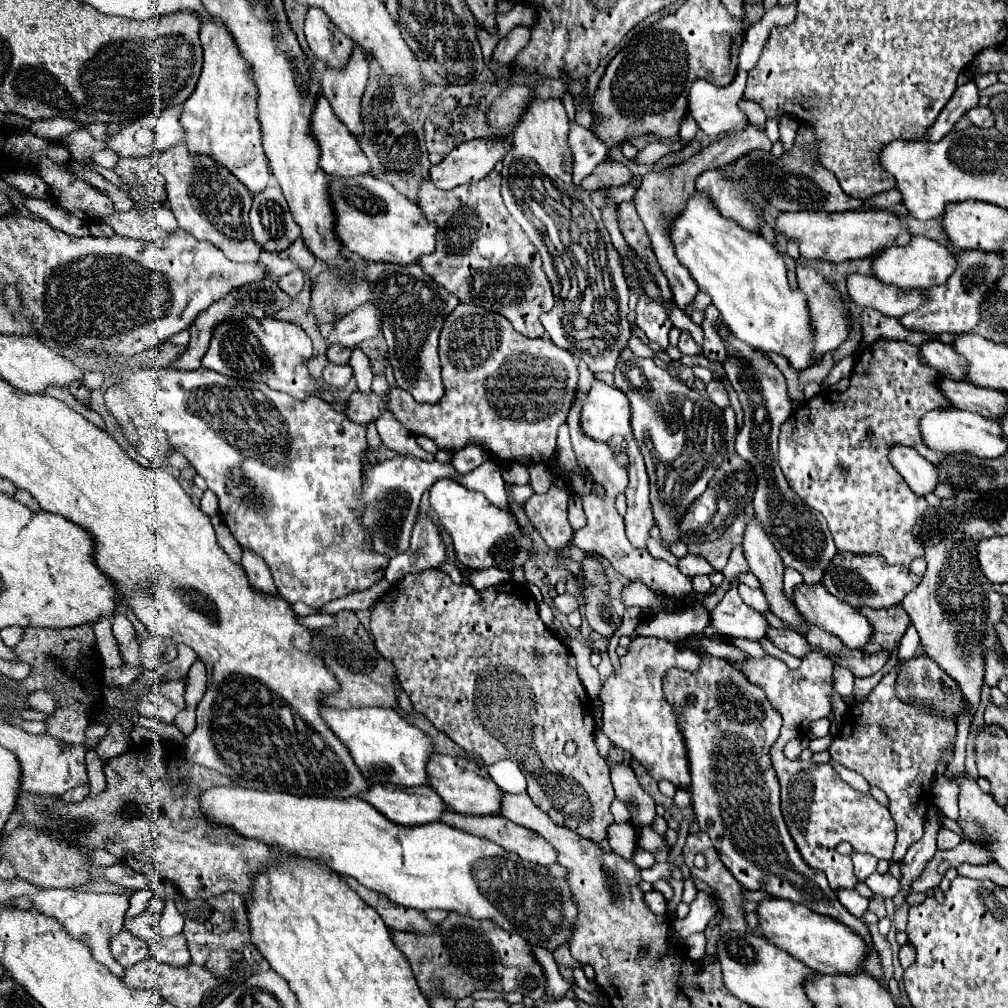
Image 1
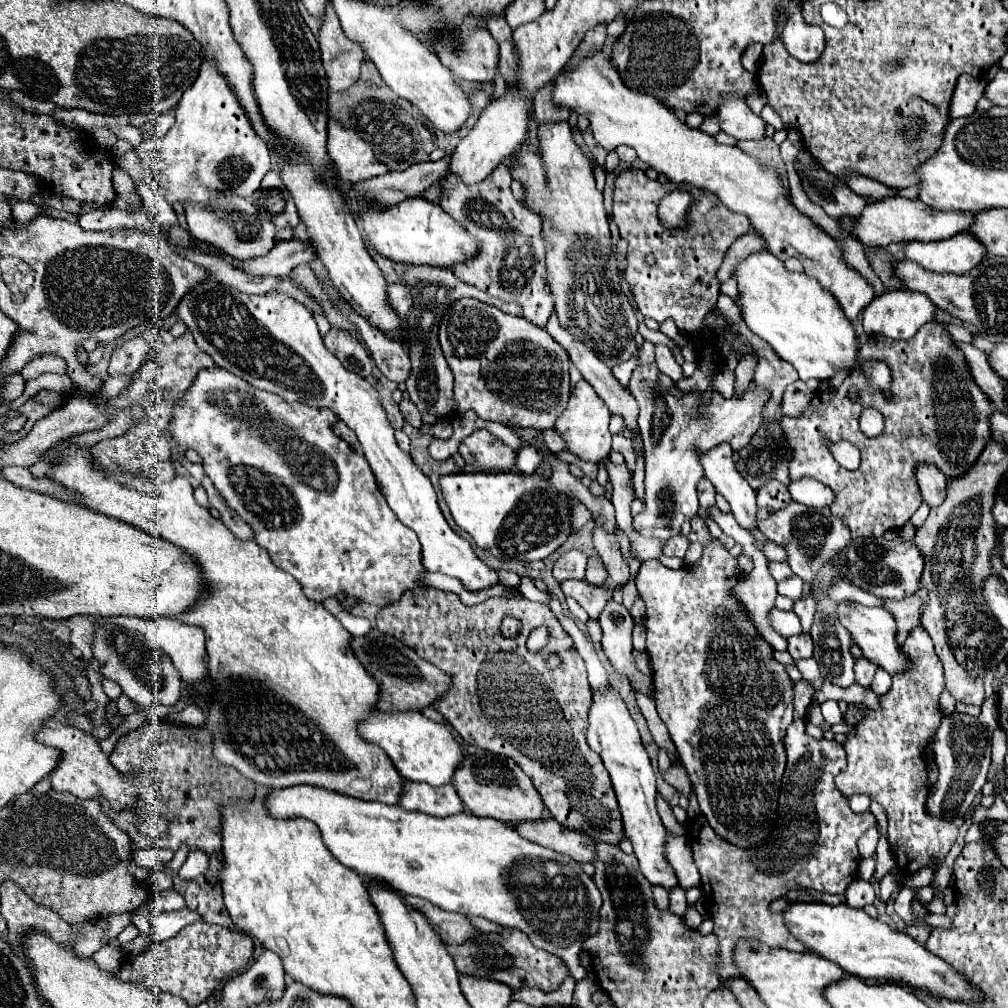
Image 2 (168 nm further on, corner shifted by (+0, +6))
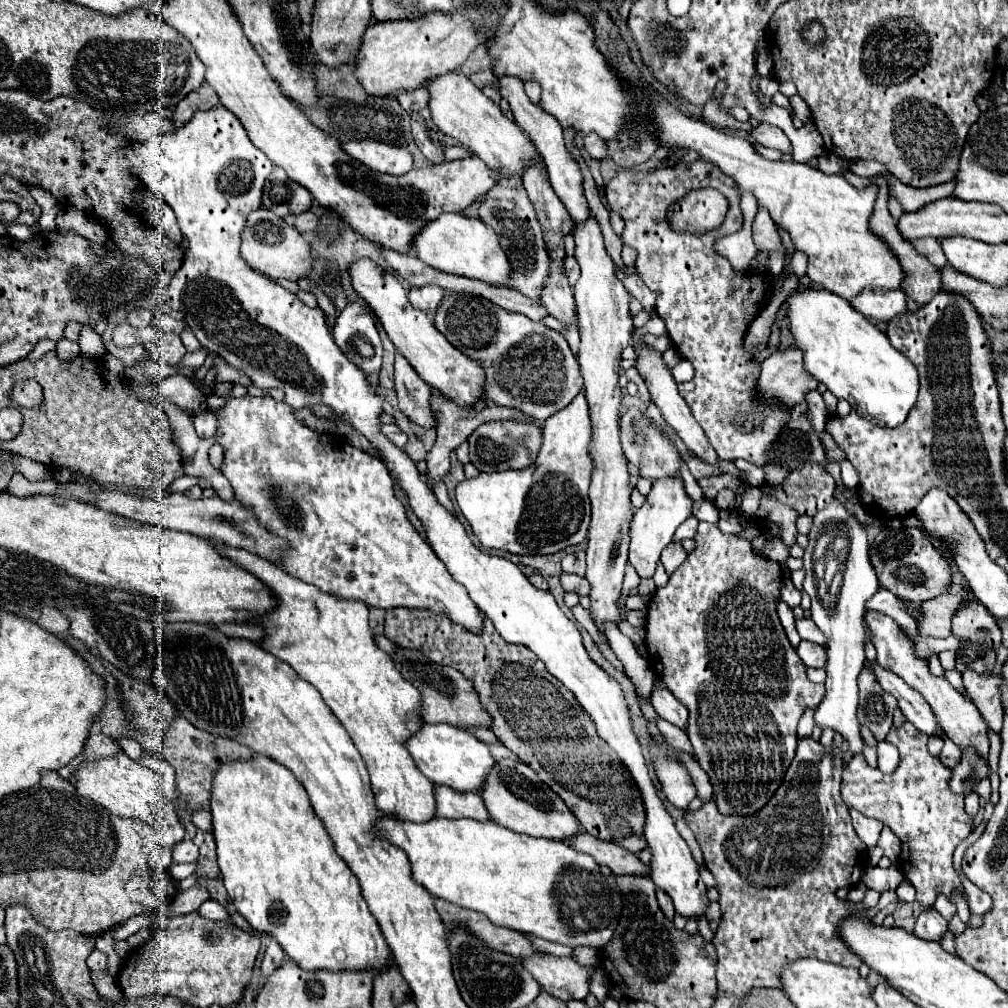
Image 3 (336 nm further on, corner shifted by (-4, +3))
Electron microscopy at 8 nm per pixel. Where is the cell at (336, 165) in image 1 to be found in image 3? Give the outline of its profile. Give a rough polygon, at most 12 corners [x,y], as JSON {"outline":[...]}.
{"outline":[[348,141],[344,151],[378,173],[406,173],[408,149]]}

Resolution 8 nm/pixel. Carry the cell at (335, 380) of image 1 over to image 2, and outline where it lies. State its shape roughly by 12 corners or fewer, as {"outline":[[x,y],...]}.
{"outline":[[332,328],[324,344],[346,370],[366,378],[368,350],[354,334]]}

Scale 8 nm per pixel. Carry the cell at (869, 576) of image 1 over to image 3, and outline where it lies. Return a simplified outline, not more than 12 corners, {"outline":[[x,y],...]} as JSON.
{"outline":[[916,527],[882,529],[870,549],[880,587],[928,601],[952,567]]}

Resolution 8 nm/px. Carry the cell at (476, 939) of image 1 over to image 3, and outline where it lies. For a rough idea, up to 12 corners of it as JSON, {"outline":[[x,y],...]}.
{"outline":[[572,957],[524,959],[540,987],[562,999],[590,993],[592,969]]}

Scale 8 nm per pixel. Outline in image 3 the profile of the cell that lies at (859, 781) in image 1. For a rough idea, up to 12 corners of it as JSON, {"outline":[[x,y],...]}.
{"outline":[[890,827],[880,833],[884,855],[896,863],[900,855],[900,839]]}

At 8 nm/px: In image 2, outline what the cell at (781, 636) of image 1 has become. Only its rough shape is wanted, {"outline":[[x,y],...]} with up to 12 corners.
{"outline":[[808,634],[788,638],[788,652],[796,658],[810,658],[814,652]]}

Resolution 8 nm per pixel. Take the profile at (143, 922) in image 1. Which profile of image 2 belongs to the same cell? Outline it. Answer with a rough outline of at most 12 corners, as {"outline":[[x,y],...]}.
{"outline":[[154,912],[150,922],[156,940],[168,940],[184,922],[196,922],[196,914]]}

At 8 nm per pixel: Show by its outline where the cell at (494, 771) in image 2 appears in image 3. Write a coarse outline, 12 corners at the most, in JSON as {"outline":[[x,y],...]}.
{"outline":[[504,759],[480,791],[496,823],[570,839],[568,805],[526,763]]}

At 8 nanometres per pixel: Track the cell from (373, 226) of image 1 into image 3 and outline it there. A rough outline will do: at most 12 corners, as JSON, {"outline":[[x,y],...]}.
{"outline":[[442,213],[410,255],[506,287],[512,267],[480,219]]}

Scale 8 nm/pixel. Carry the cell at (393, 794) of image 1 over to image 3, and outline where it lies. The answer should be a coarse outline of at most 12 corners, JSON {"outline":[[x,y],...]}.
{"outline":[[436,787],[436,817],[490,821],[480,793]]}

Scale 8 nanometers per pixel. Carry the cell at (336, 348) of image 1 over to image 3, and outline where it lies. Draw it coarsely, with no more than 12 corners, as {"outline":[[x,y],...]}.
{"outline":[[398,353],[398,409],[418,427],[436,427],[430,387]]}

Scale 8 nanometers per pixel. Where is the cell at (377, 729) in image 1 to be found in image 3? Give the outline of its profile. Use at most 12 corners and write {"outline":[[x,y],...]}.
{"outline":[[424,725],[406,741],[436,785],[480,791],[496,765],[468,729]]}

